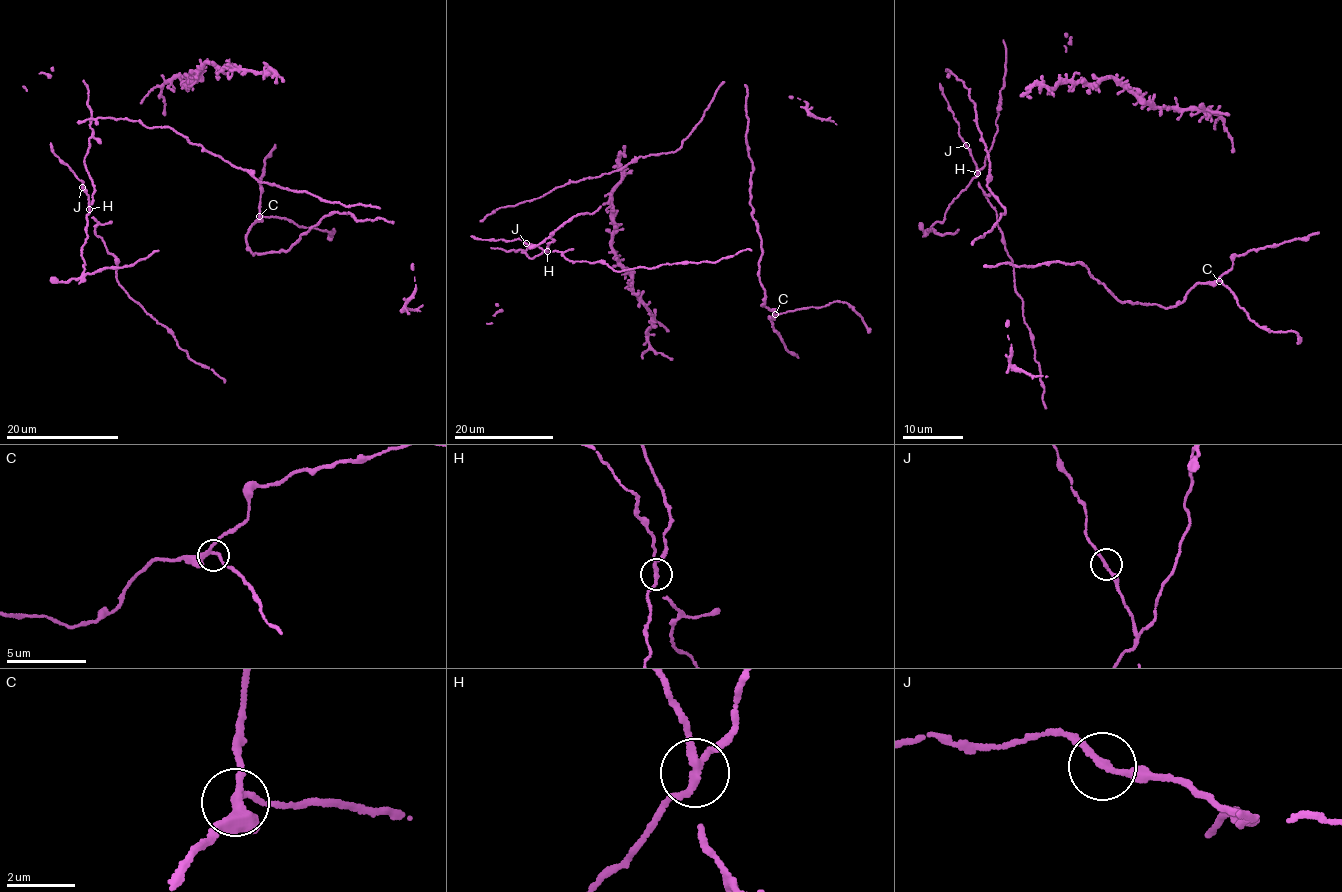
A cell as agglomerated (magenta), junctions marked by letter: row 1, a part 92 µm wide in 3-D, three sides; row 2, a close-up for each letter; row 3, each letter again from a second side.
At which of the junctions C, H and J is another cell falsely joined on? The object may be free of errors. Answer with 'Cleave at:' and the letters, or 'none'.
Cleave at: H

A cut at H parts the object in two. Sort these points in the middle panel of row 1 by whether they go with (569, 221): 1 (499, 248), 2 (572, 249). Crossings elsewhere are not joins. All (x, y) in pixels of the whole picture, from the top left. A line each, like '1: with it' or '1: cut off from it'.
1: with it
2: cut off from it

